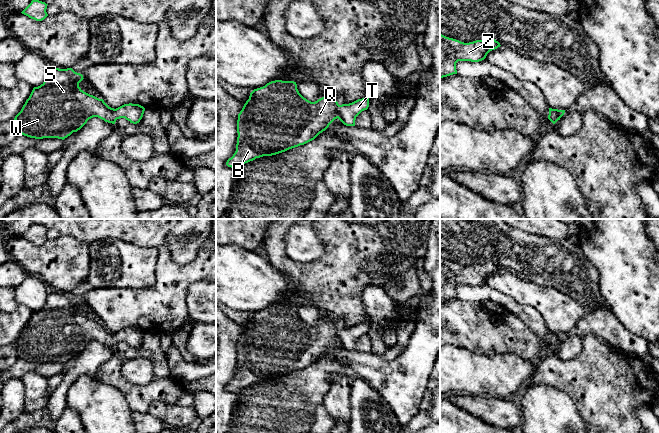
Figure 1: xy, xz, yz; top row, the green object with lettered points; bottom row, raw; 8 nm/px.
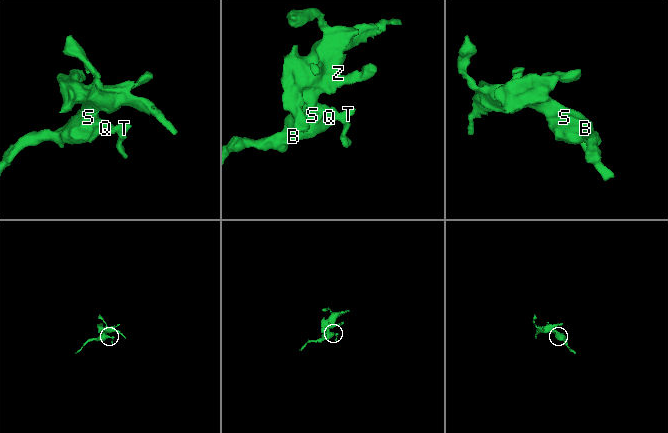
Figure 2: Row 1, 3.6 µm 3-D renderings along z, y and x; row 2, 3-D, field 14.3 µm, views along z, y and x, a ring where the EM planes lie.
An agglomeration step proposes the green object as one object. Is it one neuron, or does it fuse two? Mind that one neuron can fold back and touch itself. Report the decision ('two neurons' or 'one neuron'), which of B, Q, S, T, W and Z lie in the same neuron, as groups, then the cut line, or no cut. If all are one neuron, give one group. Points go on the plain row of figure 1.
one neuron; groups B Q S T W Z; cut none

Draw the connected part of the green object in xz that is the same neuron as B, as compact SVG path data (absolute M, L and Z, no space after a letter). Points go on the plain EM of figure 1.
M282 304L271 305L263 311L254 313L238 338L236 375L227 384L226 389L238 394L240 390L256 382L276 379L304 369L314 364L337 342L346 350L355 350L356 341L362 335L367 334L368 331L369 322L358 323L352 327L342 329L339 329L336 323L332 321L322 321L315 326L311 326L299 317L296 306Z

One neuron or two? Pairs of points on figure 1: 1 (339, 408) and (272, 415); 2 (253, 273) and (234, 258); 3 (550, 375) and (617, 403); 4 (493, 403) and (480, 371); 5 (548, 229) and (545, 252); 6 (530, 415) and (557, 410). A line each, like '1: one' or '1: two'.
1: two
2: one
3: one
4: two
5: two
6: one

